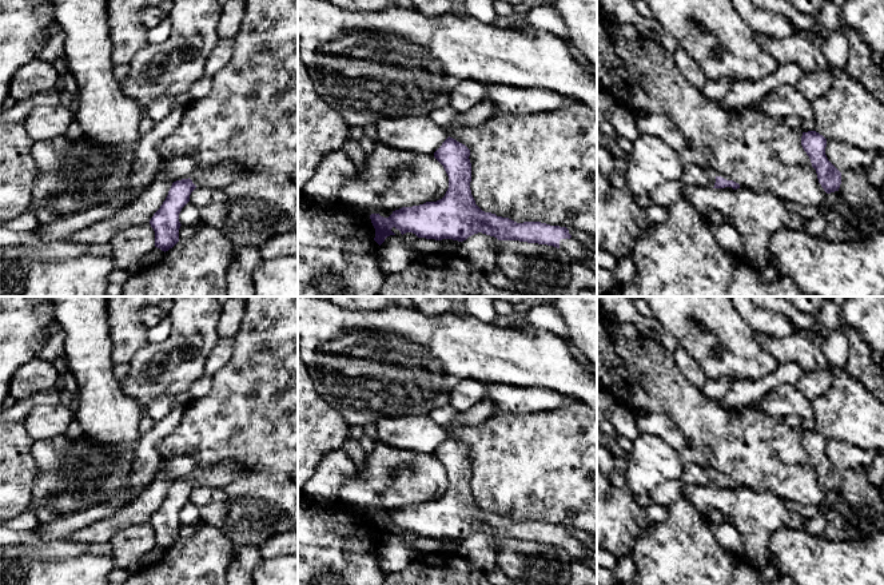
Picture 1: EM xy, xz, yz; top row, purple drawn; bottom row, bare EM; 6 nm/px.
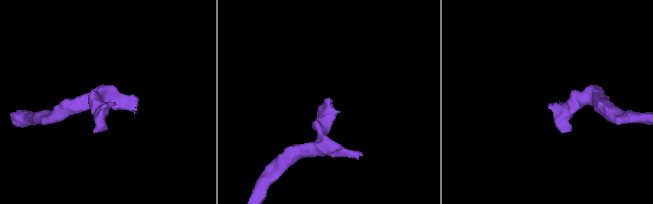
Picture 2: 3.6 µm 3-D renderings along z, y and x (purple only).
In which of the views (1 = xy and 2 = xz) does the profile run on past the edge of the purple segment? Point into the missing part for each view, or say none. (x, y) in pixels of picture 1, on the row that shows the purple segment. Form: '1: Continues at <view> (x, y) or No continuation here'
1: Continues at xy (222, 175)
2: Continues at xz (573, 247)

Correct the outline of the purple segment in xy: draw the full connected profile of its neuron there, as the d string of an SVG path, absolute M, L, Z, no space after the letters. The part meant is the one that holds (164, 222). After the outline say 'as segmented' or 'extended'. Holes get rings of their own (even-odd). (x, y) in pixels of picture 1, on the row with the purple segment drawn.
M226 162L220 166L199 168L191 178L174 182L166 200L150 220L155 231L155 247L166 252L179 242L182 226L179 214L190 202L190 195L195 188L219 188L255 174L235 163Z; extended

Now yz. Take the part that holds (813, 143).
M816 131L803 132L801 146L816 170L819 183L827 194L839 191L841 172L828 160L825 155L827 139Z; as segmented

